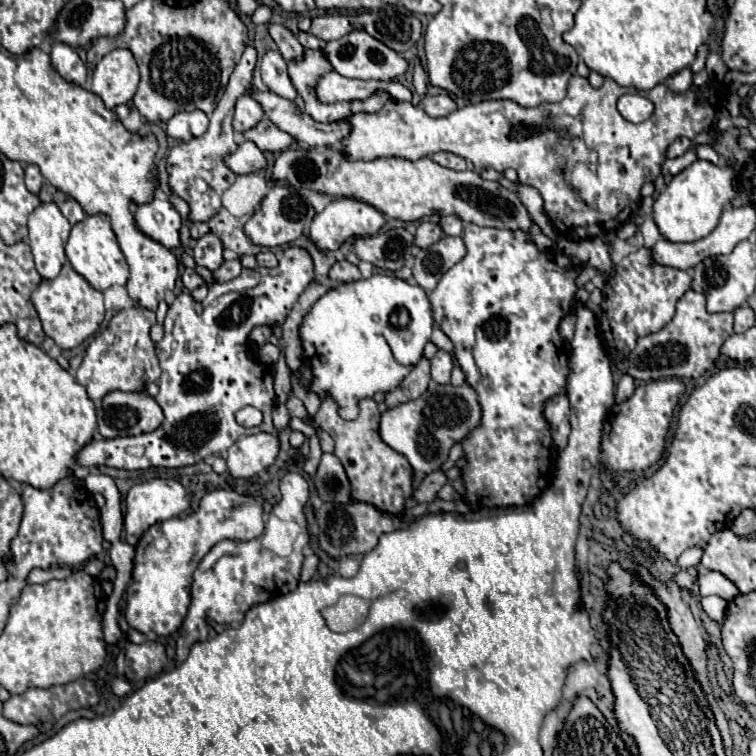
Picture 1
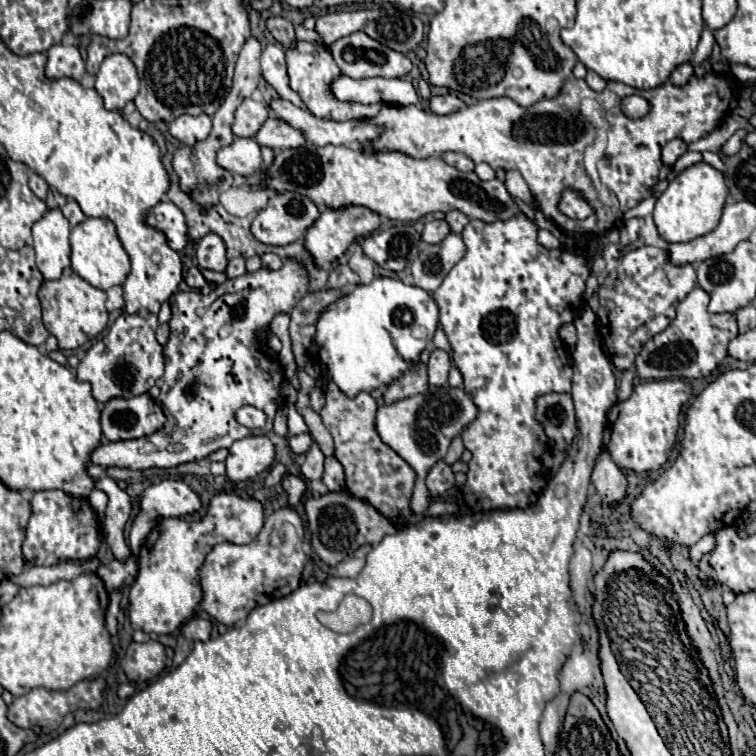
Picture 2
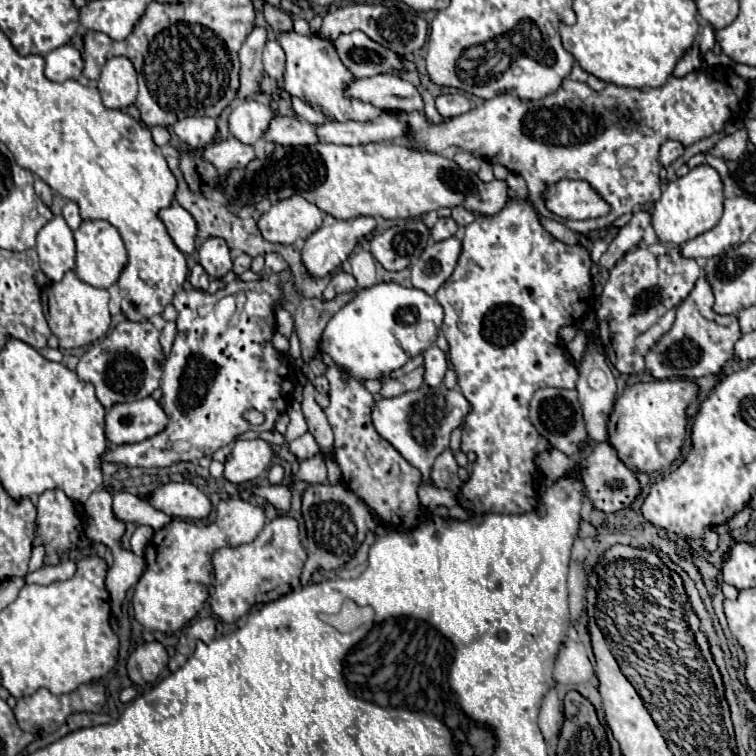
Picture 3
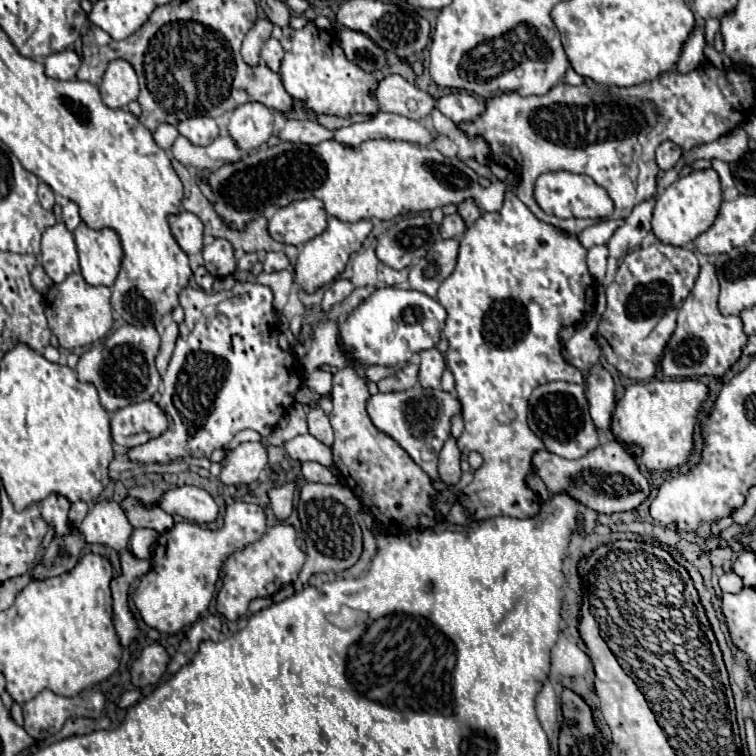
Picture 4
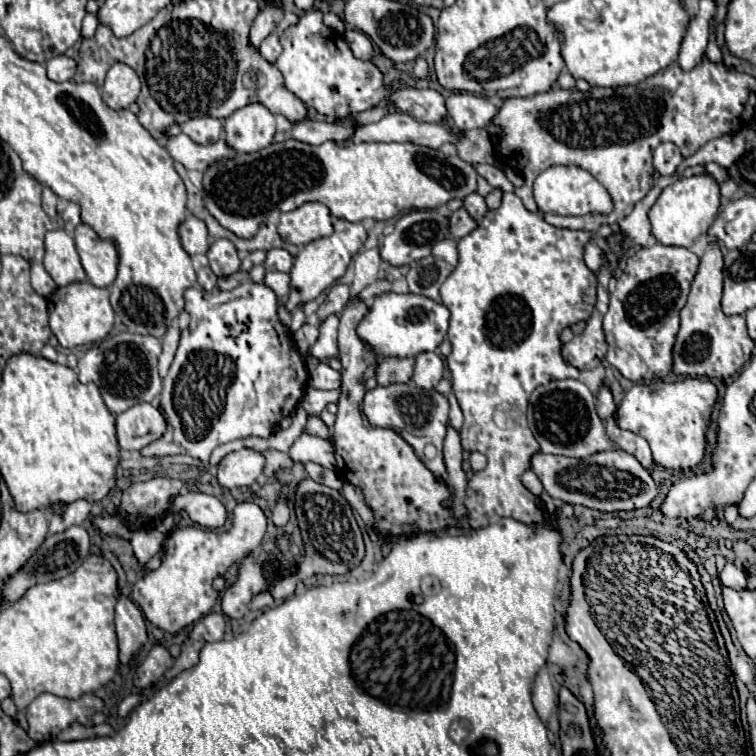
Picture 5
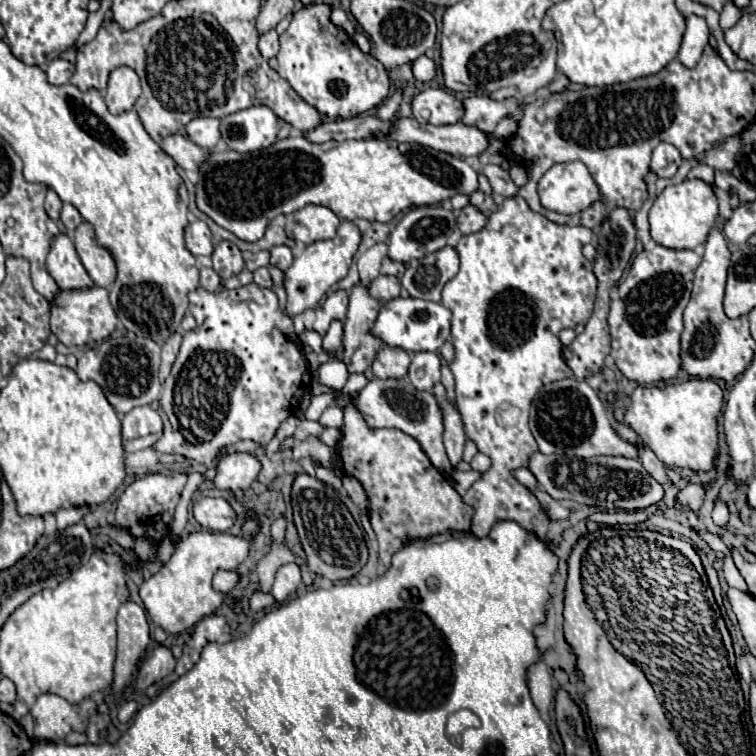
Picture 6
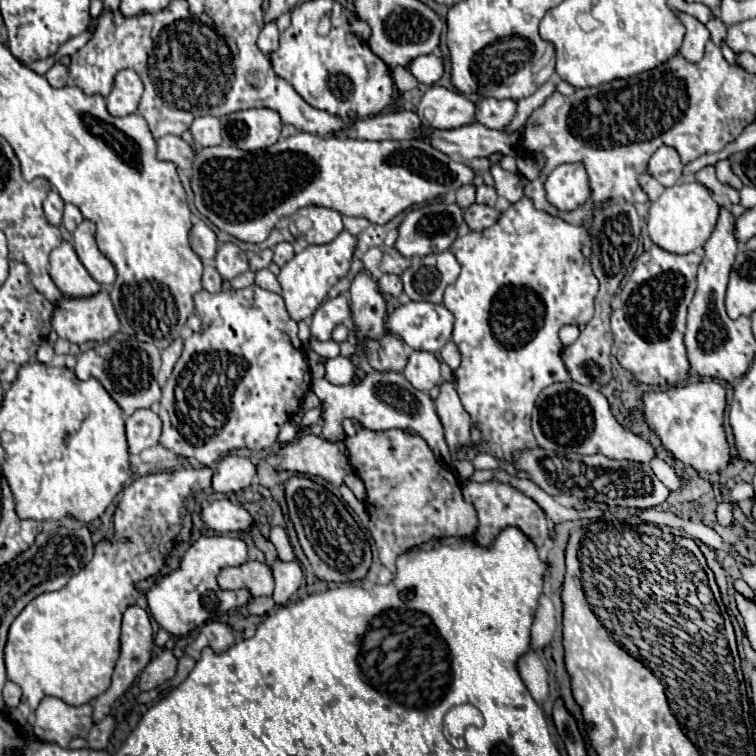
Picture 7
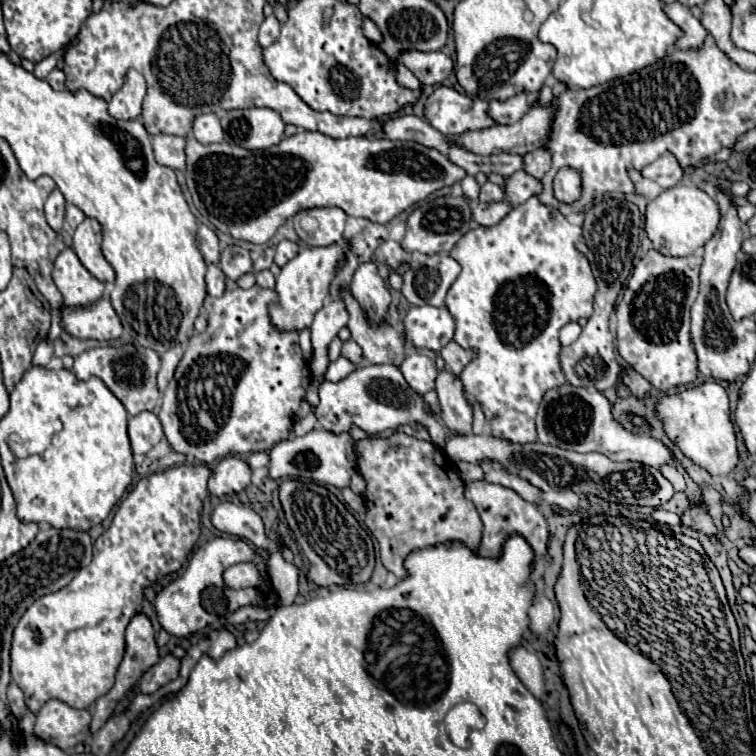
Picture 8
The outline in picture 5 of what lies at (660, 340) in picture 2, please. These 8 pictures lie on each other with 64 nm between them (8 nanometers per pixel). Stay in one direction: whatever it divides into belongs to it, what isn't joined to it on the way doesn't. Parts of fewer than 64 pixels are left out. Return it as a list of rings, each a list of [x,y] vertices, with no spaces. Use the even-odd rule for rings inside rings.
[[[710,240],[700,260],[700,268],[694,276],[688,302],[680,312],[680,332],[674,344],[674,374],[728,380],[750,360],[754,340],[748,336],[744,316],[726,316],[722,312],[722,284],[724,252],[720,244],[716,244],[716,240]]]

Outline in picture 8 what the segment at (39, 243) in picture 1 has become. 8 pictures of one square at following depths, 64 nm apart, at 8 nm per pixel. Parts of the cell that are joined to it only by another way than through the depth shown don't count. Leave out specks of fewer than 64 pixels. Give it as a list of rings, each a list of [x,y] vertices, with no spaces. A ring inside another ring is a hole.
[[[70,248],[58,254],[52,278],[64,296],[66,308],[86,308],[104,296],[104,282],[96,280]]]

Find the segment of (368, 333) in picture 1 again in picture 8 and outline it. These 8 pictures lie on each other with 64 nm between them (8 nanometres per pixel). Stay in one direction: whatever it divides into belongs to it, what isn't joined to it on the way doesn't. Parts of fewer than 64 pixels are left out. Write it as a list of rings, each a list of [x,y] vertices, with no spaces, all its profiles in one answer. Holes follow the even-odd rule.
[[[414,306],[406,312],[408,340],[420,350],[442,350],[454,338],[454,318],[446,308]]]

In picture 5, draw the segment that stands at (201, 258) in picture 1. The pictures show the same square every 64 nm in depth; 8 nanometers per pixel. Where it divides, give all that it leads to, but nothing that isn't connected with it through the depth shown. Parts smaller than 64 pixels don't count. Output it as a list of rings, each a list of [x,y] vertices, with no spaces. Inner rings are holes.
[[[216,240],[208,250],[210,268],[216,276],[230,276],[240,270],[240,258],[230,240]]]

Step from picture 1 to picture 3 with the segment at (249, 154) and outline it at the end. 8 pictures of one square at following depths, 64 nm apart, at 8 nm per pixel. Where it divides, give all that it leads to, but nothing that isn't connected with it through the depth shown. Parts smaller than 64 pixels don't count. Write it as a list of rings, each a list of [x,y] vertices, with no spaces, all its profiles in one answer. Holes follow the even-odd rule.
[[[234,136],[222,142],[208,144],[202,150],[202,158],[208,160],[218,172],[228,172],[230,168],[244,168],[250,160],[254,160],[254,148],[248,144],[240,144]]]

